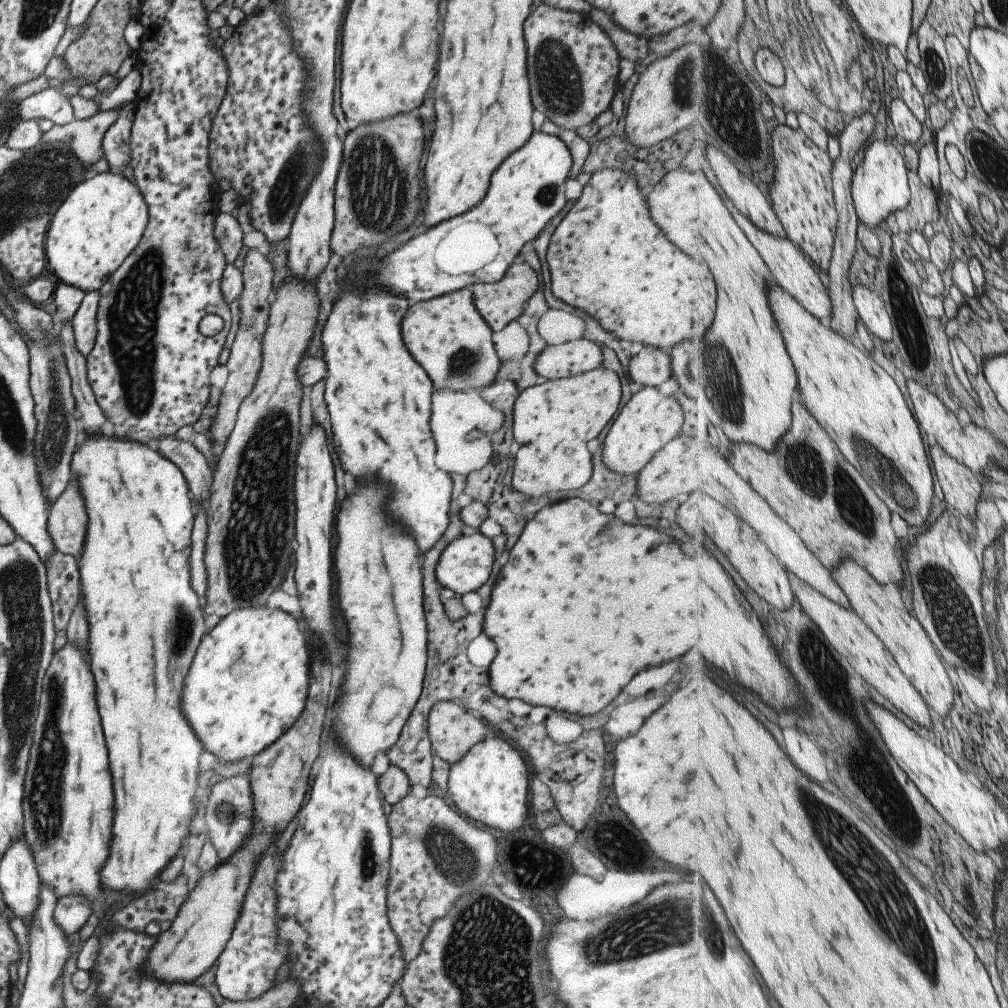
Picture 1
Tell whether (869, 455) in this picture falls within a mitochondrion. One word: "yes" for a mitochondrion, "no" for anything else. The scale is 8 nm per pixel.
yes

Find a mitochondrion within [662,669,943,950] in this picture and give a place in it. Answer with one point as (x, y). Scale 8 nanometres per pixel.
(864, 769)

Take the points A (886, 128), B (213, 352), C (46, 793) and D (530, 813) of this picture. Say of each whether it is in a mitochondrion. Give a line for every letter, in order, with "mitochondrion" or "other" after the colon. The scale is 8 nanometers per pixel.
A: other
B: other
C: mitochondrion
D: other

